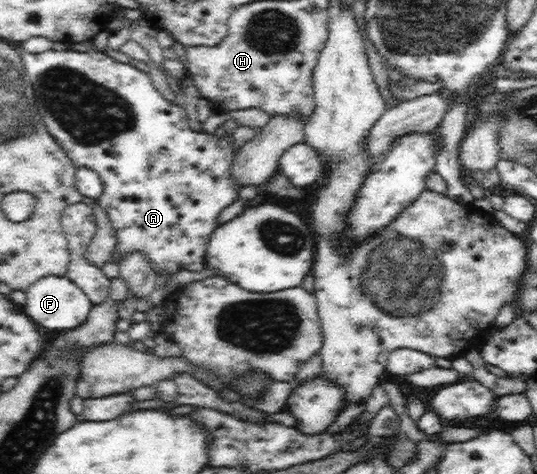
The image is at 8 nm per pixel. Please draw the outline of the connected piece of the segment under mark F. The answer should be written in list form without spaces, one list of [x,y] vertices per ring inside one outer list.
[[[45,276],[32,283],[32,286],[25,290],[26,304],[22,310],[29,316],[45,333],[51,331],[66,331],[82,324],[87,319],[94,304],[90,298],[74,284],[69,277]]]

